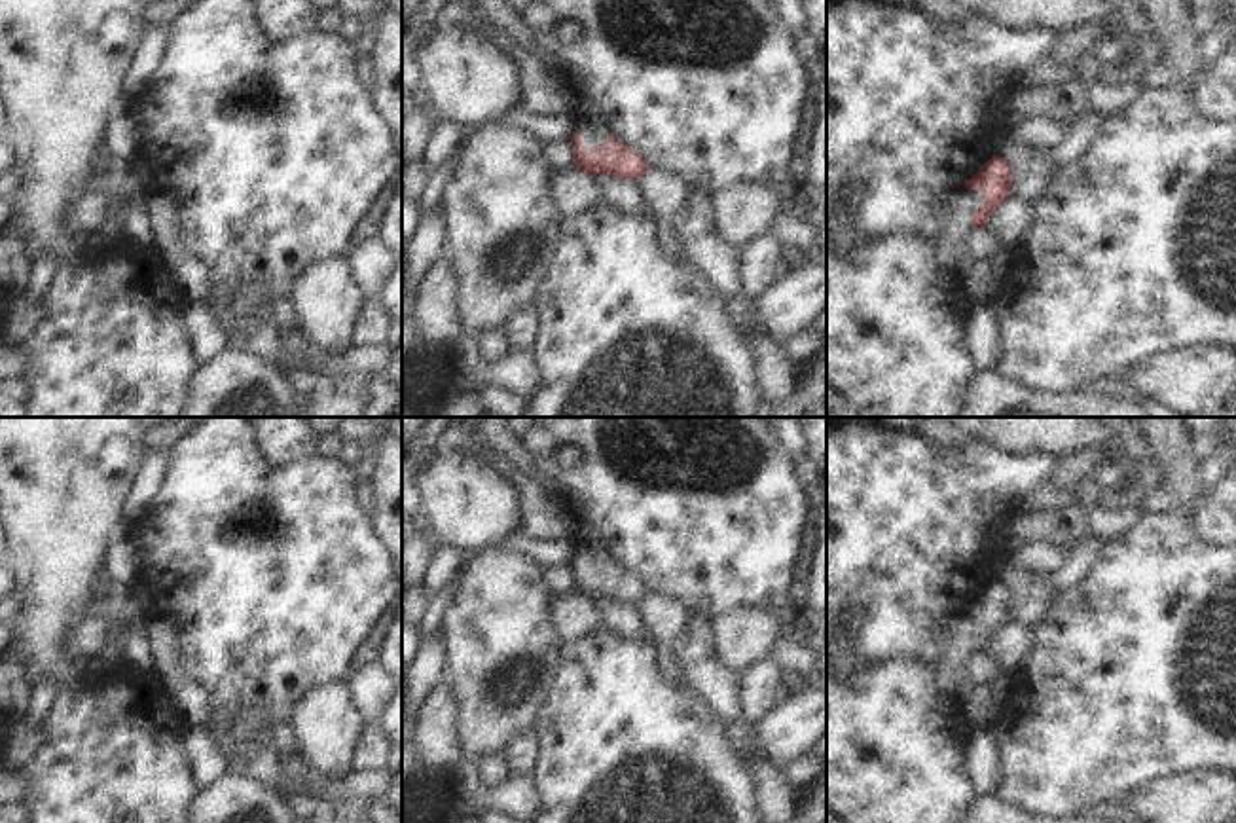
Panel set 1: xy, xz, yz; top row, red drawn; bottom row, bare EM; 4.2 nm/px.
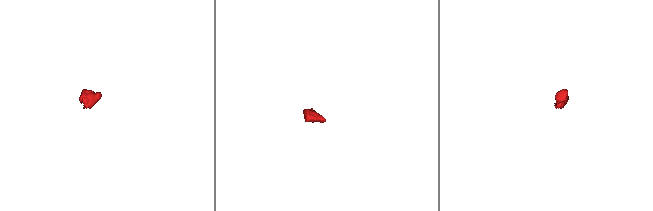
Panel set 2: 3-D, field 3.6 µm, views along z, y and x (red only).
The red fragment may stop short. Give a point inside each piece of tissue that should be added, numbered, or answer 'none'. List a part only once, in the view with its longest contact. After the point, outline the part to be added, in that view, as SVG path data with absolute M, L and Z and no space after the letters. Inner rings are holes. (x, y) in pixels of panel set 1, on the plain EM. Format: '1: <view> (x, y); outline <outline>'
1: xz (586, 545); outline M540 484L540 487L557 504L563 516L563 521L567 527L567 539L571 540L574 548L573 559L574 558L584 559L582 561L584 573L599 573L601 569L605 569L610 558L605 552L603 540L586 523L578 504L574 501L567 501L565 504L561 504L555 495L555 487L550 484Z

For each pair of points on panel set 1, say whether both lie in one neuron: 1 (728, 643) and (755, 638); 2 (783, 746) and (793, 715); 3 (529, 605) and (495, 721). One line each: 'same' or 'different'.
1: same
2: same
3: same

